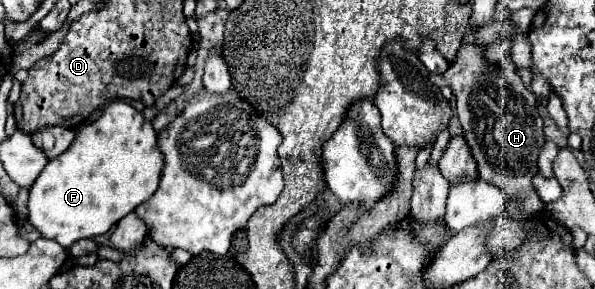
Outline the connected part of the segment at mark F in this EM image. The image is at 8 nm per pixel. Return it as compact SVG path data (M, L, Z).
M123 100L111 102L97 122L87 124L87 128L81 126L75 142L63 154L49 160L39 178L33 182L27 200L27 220L35 230L41 232L43 238L55 240L63 248L69 248L81 238L101 236L123 216L133 212L141 202L151 198L159 184L161 164L163 156L157 148L157 136L151 122L147 122L131 104Z

